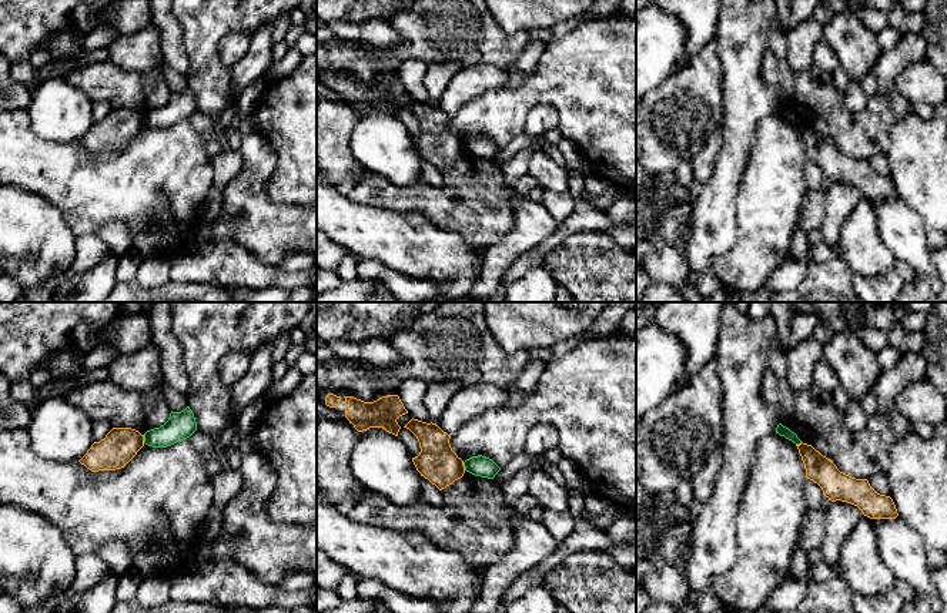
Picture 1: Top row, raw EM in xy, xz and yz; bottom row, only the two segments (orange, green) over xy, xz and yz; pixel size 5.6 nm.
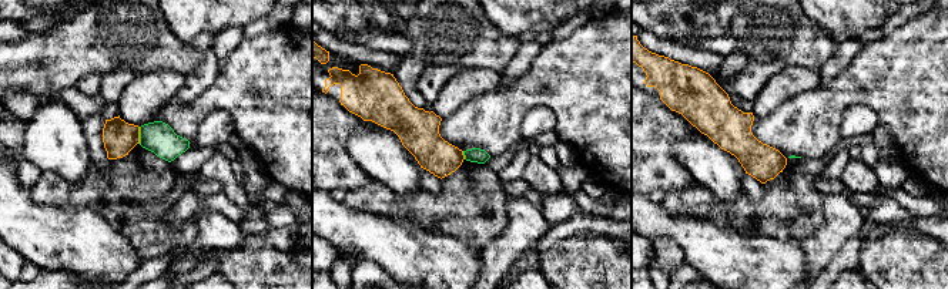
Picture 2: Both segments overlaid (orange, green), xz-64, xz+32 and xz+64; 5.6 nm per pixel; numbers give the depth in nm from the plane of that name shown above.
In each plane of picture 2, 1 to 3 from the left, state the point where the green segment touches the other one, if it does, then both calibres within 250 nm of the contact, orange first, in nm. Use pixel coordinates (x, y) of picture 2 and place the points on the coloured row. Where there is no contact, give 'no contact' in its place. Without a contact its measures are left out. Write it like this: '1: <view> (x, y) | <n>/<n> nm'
1: xz-64 (138, 135) | 190/180 nm
2: xz+32 (464, 155) | 200/80 nm
3: no contact

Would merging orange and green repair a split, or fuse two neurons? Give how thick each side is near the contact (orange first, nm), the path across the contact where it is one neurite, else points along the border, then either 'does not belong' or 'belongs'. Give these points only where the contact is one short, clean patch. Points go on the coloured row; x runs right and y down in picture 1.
calibres 200 and 160 nm; border xy (143, 435), (144, 442); does not belong

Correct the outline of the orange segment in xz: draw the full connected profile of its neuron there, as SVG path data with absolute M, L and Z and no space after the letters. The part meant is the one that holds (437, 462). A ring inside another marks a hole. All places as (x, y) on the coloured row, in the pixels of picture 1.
M412 418L404 428L409 429L419 442L421 452L412 458L412 462L421 476L439 490L464 476L464 460L452 450L451 436L436 423Z

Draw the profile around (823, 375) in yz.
M821 359L813 371L813 383L833 393L840 386L836 372L824 359Z

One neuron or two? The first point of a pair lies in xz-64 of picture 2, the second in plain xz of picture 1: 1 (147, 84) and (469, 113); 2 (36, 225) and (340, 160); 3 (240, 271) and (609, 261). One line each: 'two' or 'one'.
1: two
2: two
3: one

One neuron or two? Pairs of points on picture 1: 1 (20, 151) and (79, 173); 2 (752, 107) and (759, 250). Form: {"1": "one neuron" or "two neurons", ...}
{"1": "one neuron", "2": "two neurons"}

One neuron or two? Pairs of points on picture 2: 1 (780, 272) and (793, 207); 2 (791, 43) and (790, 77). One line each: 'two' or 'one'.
1: two
2: two

